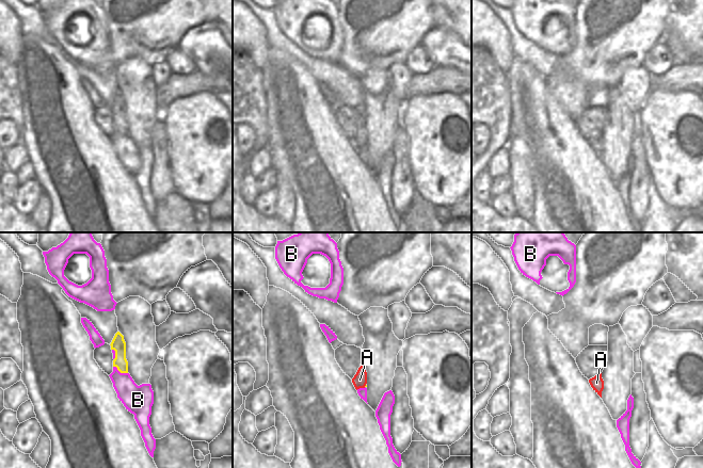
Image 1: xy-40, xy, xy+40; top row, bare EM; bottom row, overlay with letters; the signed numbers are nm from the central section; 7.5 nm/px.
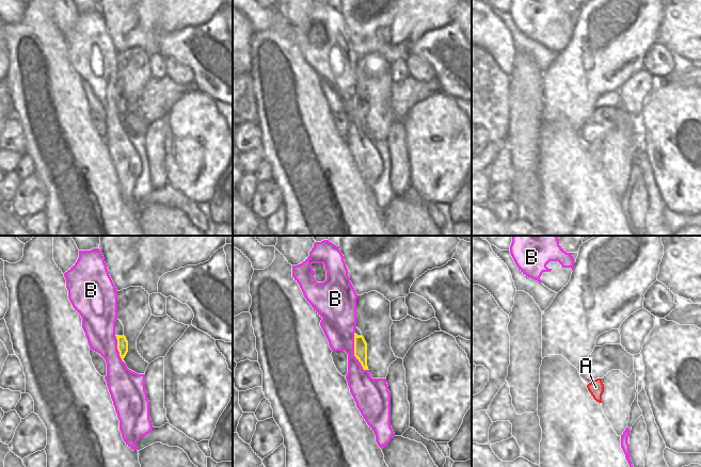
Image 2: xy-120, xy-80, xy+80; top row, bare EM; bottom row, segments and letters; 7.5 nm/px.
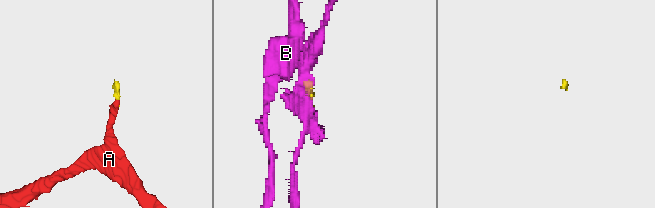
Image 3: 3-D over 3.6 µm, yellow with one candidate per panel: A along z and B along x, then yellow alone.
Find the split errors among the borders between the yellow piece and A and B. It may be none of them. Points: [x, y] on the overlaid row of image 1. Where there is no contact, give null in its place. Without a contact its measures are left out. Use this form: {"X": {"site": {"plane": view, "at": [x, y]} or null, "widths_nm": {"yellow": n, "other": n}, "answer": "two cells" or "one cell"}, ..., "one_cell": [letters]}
{"A": {"site": {"plane": "xy", "at": [362, 365]}, "widths_nm": {"yellow": 30, "other": 110}, "answer": "one cell"}, "B": {"site": {"plane": "xy-40", "at": [121, 372]}, "widths_nm": {"yellow": 110, "other": 220}, "answer": "two cells"}, "one_cell": ["A"]}

